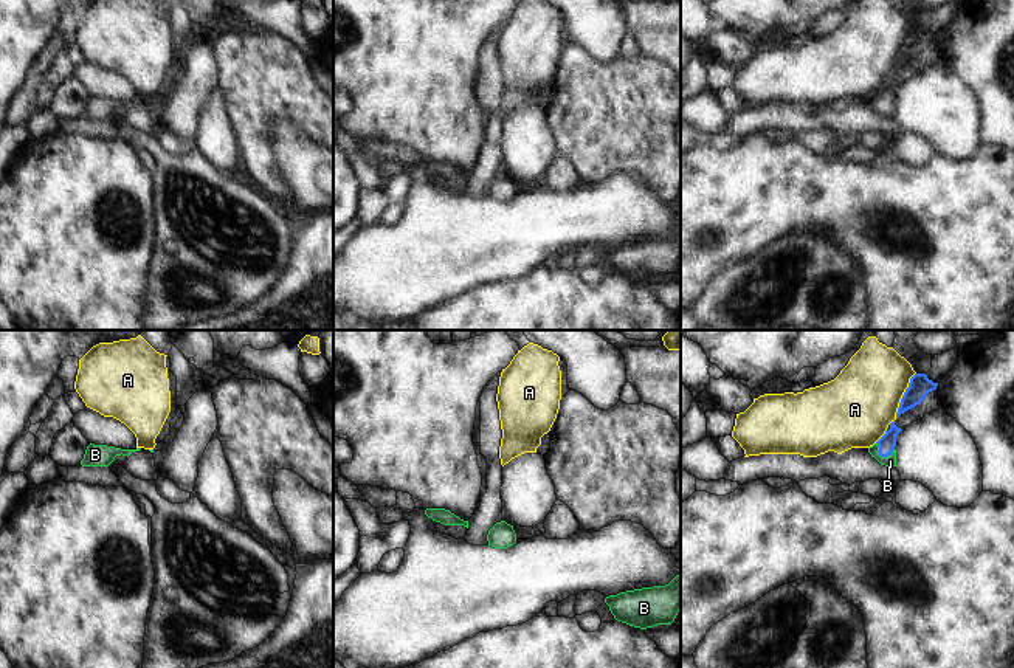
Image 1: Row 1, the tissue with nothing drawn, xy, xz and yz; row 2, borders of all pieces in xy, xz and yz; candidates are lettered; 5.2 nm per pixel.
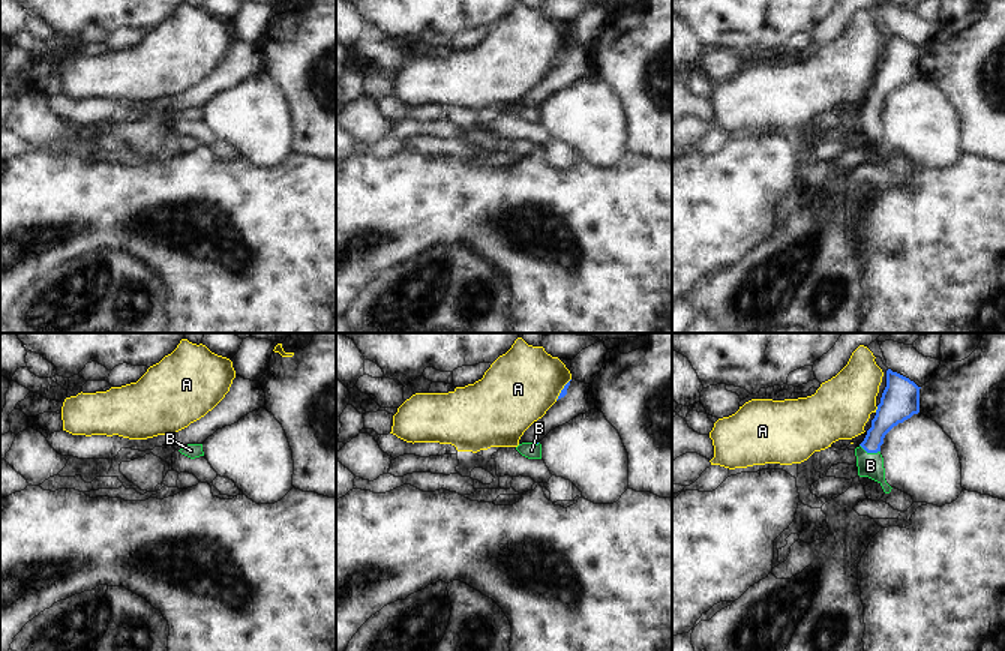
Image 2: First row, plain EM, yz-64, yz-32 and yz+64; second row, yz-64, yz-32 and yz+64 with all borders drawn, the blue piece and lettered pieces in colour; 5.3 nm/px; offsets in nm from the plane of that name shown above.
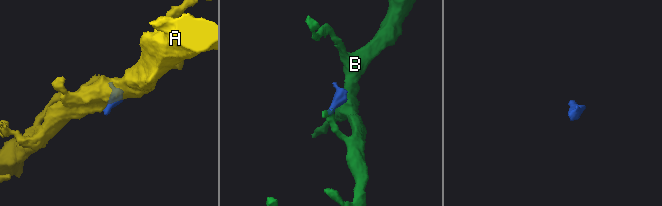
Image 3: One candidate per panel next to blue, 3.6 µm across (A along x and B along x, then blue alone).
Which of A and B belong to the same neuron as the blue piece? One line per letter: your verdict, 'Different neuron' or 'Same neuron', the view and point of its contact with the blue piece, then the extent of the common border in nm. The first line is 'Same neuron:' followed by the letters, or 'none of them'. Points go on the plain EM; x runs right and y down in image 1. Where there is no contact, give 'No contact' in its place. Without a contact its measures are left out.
Same neuron: B
A: Different neuron. Touches blue at yz (903, 48). Shared border 260 nm
B: Same neuron. Touches blue at yz (881, 109). Shared border 110 nm

